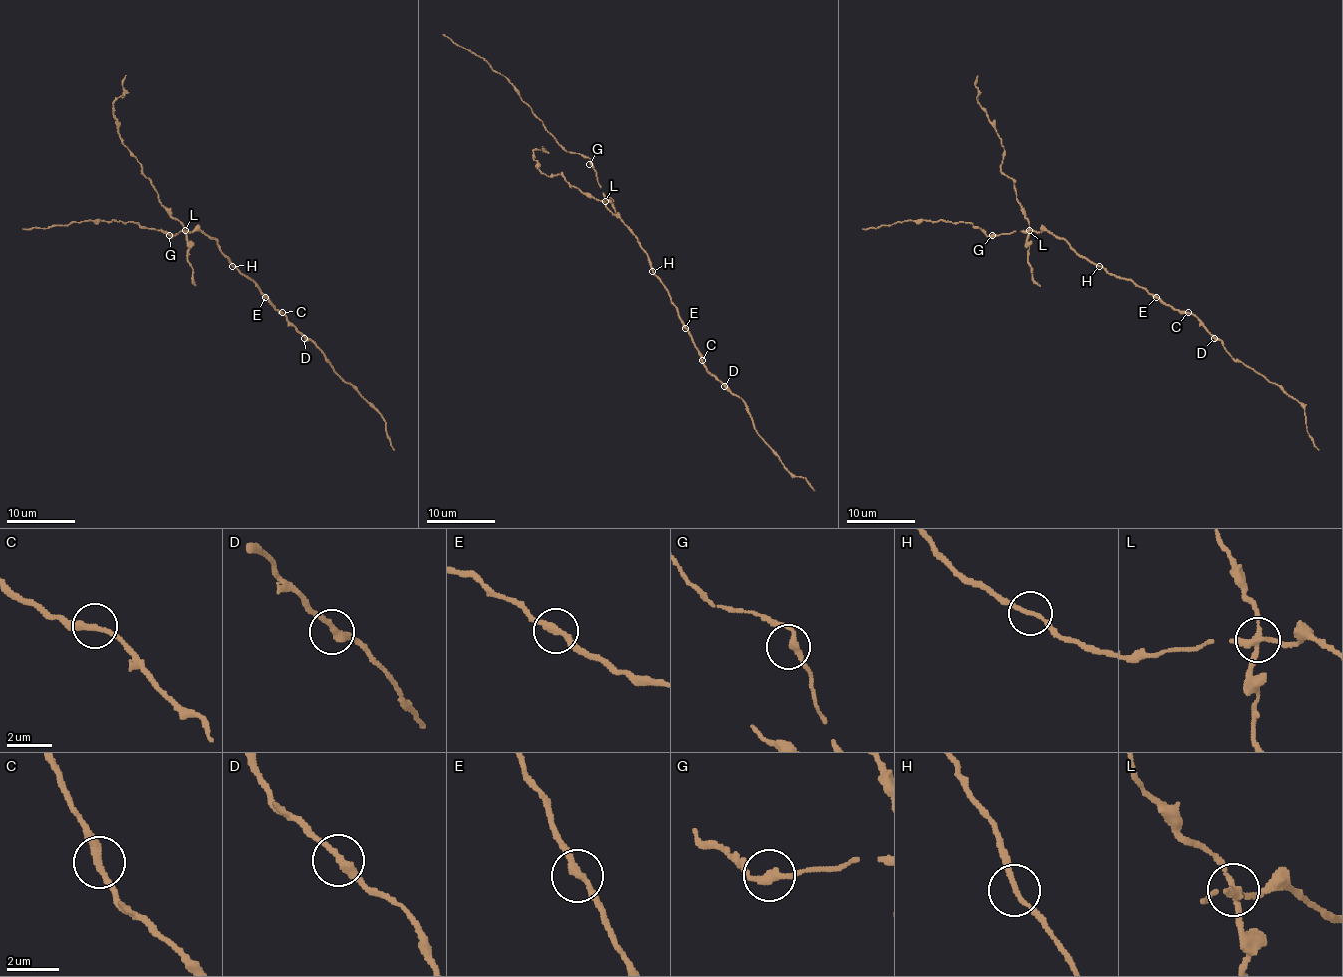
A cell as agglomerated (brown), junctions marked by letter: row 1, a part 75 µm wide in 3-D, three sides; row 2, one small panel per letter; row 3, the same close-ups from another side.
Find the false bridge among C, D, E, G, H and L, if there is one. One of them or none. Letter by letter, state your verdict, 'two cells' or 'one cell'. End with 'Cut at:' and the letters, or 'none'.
C: one cell
D: one cell
E: one cell
G: one cell
H: one cell
L: two cells
Cut at: L

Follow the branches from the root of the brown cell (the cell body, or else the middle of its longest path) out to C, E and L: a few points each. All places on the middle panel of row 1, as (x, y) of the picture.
C: (654, 271), (702, 360)
E: (654, 271), (685, 328)
L: (654, 271), (647, 253), (634, 232), (605, 201)

